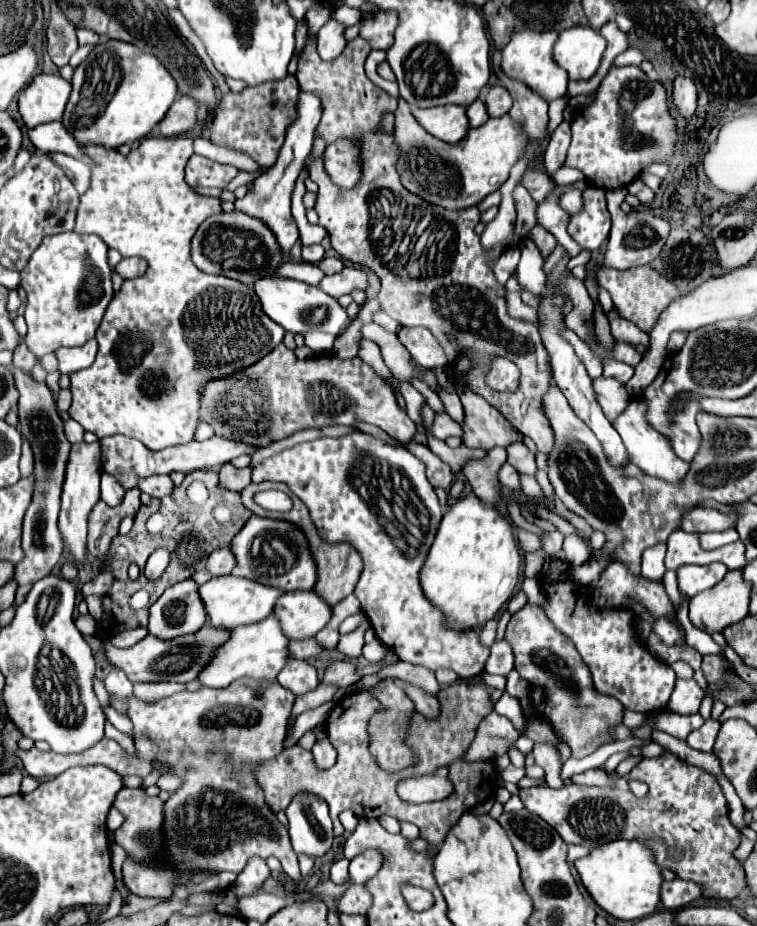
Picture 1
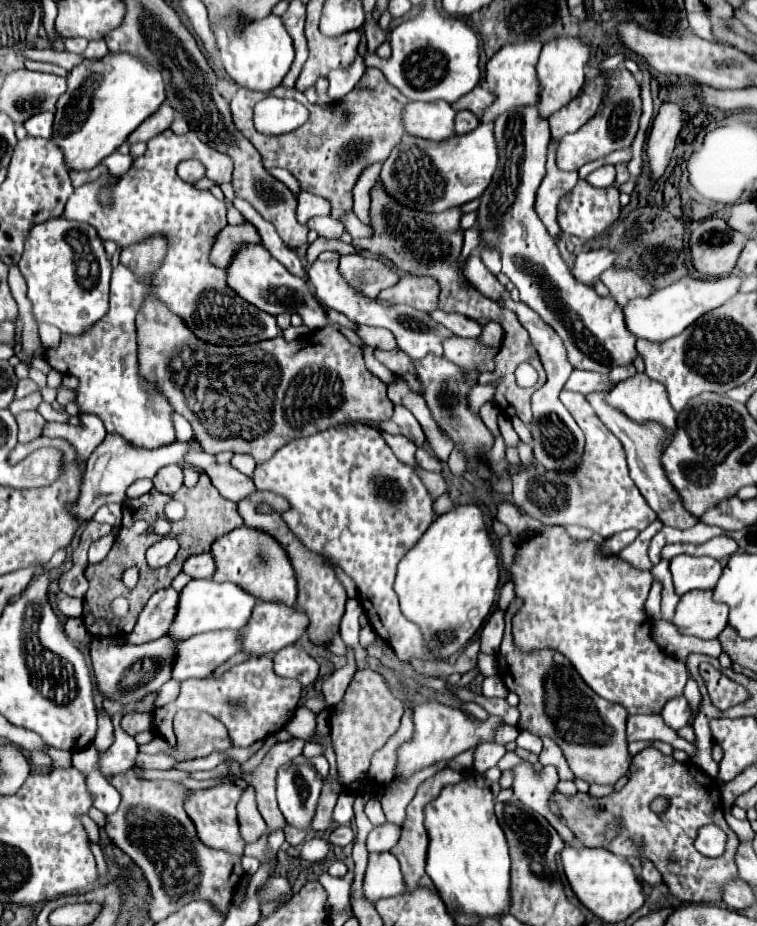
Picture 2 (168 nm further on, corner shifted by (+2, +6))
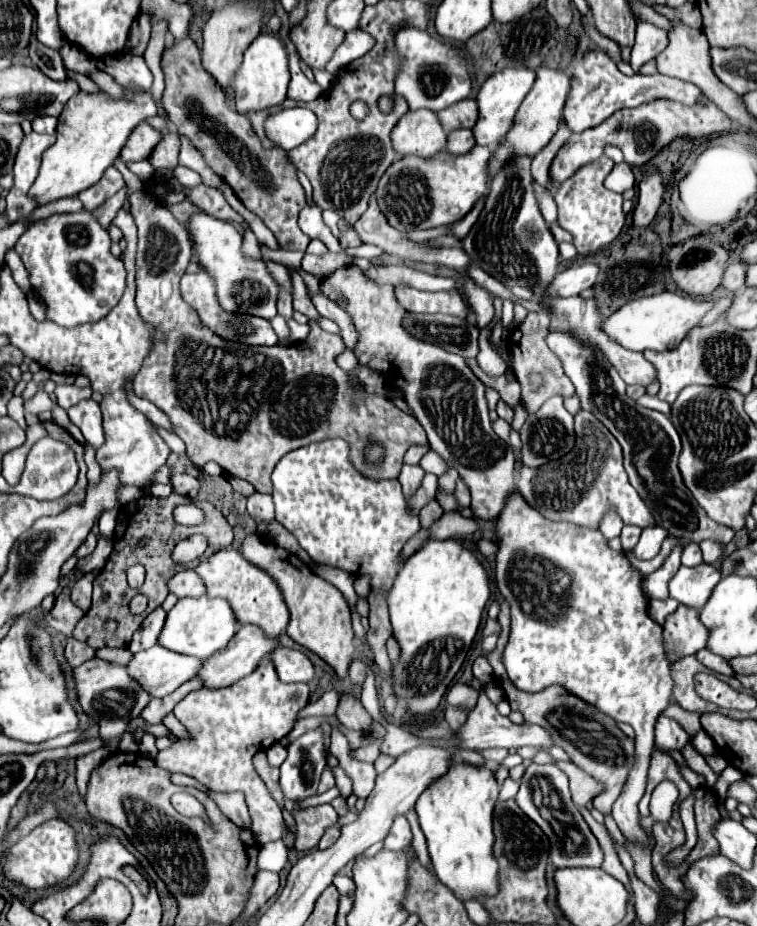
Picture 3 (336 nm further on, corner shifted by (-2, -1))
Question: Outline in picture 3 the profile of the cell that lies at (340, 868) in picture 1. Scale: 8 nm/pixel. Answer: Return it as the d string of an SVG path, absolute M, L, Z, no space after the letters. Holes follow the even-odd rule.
M337 873L337 875L335 875L335 879L333 879L333 885L339 889L339 893L341 893L341 895L351 893L351 891L355 889L353 879L351 879L351 877L347 877L345 873Z

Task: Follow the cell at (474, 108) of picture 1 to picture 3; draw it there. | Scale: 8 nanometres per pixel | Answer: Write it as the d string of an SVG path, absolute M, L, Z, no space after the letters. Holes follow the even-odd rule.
M455 129L449 133L449 143L447 143L447 151L453 155L471 151L471 147L475 145L475 137L471 129Z

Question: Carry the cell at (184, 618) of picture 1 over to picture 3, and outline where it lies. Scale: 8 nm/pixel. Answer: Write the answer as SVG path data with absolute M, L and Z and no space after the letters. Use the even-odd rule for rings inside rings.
M157 607L153 613L149 613L145 617L145 621L141 623L141 627L135 631L135 635L129 643L129 651L139 653L139 651L145 651L145 649L157 645L157 639L165 625L165 619L167 619L167 613L163 607Z

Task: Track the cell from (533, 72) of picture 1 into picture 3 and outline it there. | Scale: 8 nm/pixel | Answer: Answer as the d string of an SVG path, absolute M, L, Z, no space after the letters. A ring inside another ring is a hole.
M505 67L497 73L493 73L479 89L477 95L477 105L479 105L479 119L473 127L473 135L477 145L489 145L495 147L503 135L509 133L509 129L515 123L515 113L519 105L523 103L525 95L531 91L535 83L535 71L529 67Z

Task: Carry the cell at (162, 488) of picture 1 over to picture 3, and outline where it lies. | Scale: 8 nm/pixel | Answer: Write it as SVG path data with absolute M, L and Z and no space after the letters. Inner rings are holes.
M175 473L171 475L171 485L173 485L173 493L181 491L191 491L191 489L199 489L199 481L195 483L195 477L189 473Z

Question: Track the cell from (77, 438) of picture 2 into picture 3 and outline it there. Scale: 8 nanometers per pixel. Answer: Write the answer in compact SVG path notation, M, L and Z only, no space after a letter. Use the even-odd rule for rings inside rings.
M93 399L73 405L67 413L69 413L71 423L75 423L81 429L87 445L97 449L97 447L101 447L105 443L101 411L99 411L99 405Z

